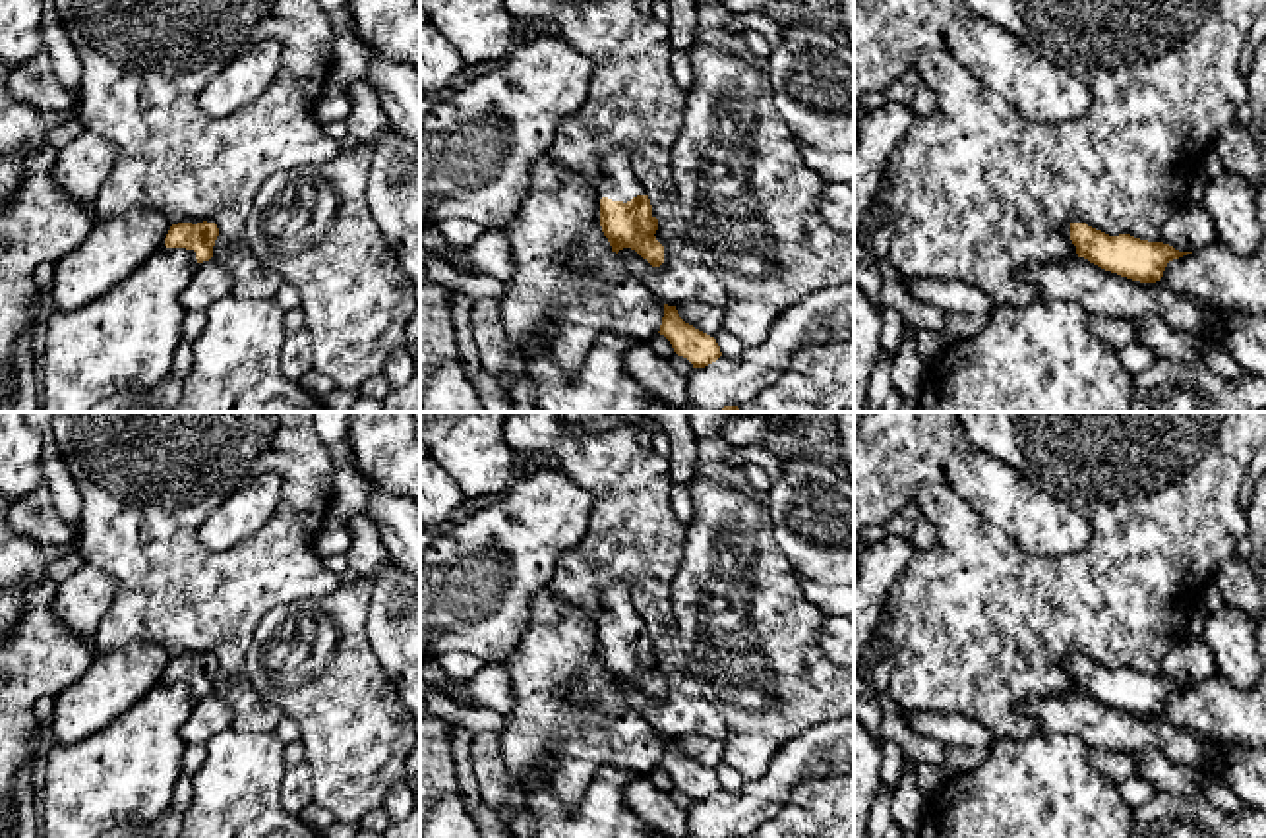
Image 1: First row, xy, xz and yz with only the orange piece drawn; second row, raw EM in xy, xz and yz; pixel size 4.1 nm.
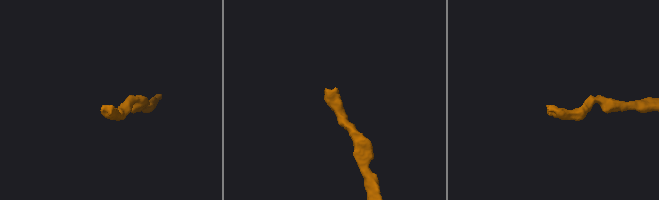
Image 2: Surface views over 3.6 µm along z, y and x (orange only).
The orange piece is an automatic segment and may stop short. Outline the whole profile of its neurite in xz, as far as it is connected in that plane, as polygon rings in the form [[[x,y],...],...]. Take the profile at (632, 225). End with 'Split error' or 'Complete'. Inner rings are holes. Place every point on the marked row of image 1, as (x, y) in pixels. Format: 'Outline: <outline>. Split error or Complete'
Outline: [[[614,145],[600,159],[600,226],[612,252],[635,250],[652,267],[664,263],[664,246],[656,240],[658,219],[647,188],[639,182],[629,153]]]. Split error

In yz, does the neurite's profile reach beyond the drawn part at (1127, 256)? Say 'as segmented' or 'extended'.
extended

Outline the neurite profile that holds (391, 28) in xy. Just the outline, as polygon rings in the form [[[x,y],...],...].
[[[348,0],[348,8],[364,46],[420,66],[420,0]]]

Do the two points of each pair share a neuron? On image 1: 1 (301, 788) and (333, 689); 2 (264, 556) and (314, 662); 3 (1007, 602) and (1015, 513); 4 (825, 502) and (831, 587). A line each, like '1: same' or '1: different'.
1: different
2: different
3: different
4: same

